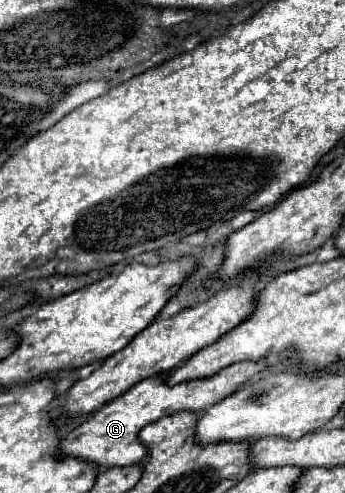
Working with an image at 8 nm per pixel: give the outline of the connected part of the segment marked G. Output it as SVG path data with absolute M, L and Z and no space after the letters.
M269 356L265 360L257 362L237 362L231 364L229 368L217 372L215 376L201 378L201 380L189 380L181 382L177 386L165 386L163 376L157 378L147 378L139 384L135 384L131 390L121 394L119 398L111 400L109 404L101 406L89 420L85 420L81 426L77 426L73 432L69 432L61 442L59 442L59 452L69 458L77 458L83 462L91 462L97 468L125 468L141 462L145 458L145 446L137 440L137 434L141 428L147 424L153 424L165 416L177 414L177 412L201 412L215 402L223 400L231 392L235 392L243 382L259 374L265 366L277 364L277 356Z

